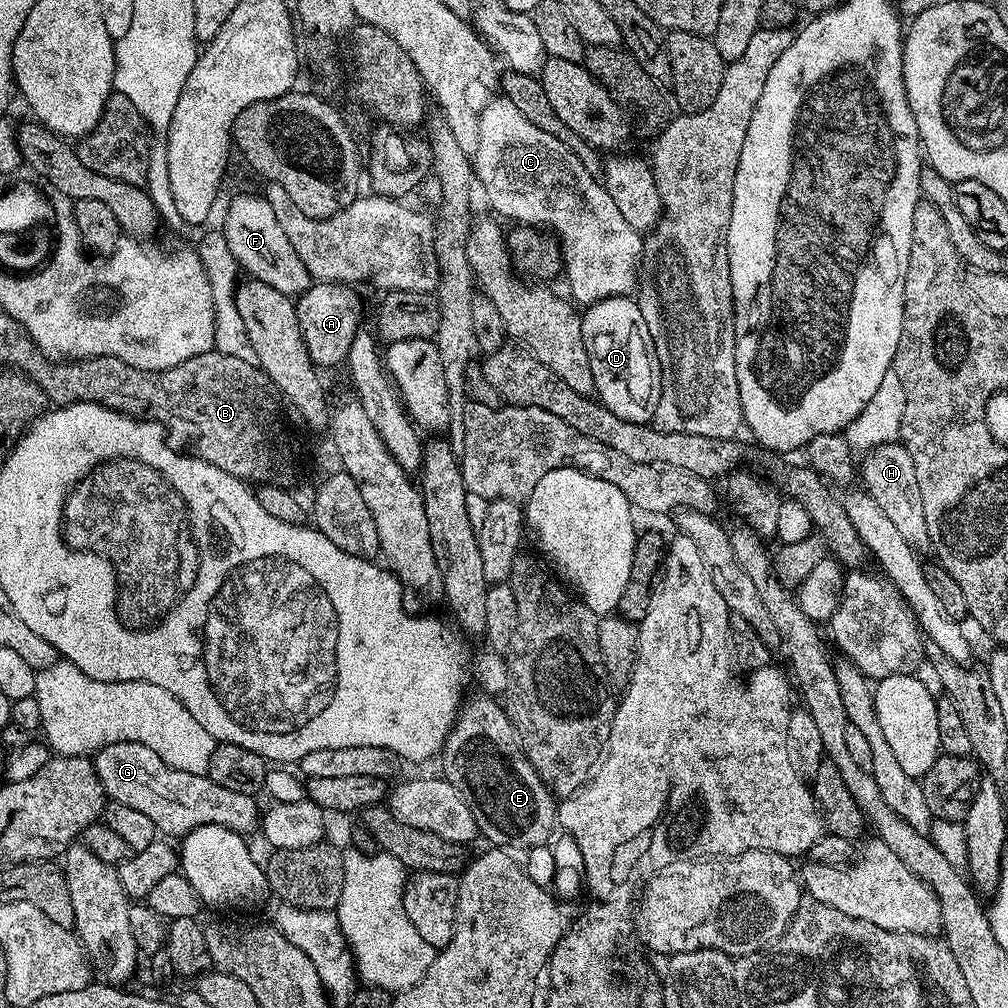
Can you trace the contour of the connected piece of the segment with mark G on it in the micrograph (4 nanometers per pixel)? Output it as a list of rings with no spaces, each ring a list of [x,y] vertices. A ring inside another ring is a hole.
[[[114,742],[95,753],[94,763],[105,797],[142,811],[153,822],[157,833],[165,837],[183,838],[203,824],[248,834],[255,824],[257,827],[261,823],[262,812],[256,809],[256,796],[226,790],[226,786],[218,786],[208,775],[174,770],[174,766],[162,762],[162,758],[158,758],[150,746],[142,746],[142,742]]]

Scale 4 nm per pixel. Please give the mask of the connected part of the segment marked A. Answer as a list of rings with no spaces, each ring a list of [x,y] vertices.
[[[313,282],[295,301],[298,326],[306,342],[306,350],[315,362],[317,369],[343,365],[348,358],[350,342],[354,342],[357,332],[361,331],[360,296],[355,287],[347,284],[326,284]]]

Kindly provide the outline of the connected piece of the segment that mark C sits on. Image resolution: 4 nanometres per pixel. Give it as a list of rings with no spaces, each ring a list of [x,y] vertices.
[[[493,98],[482,110],[482,114],[480,115],[480,145],[477,146],[474,153],[474,169],[475,179],[478,181],[479,187],[484,187],[485,198],[492,203],[494,211],[501,212],[501,214],[496,214],[503,217],[505,221],[507,221],[506,219],[514,220],[512,222],[515,222],[517,225],[527,225],[529,228],[550,230],[551,235],[555,237],[560,245],[563,256],[562,272],[565,277],[568,275],[568,288],[572,291],[573,296],[571,296],[571,299],[577,305],[587,306],[597,304],[599,300],[605,300],[611,296],[632,296],[637,291],[638,269],[644,254],[641,233],[632,228],[630,222],[626,222],[626,218],[622,218],[622,213],[618,210],[618,206],[614,206],[614,198],[610,198],[610,194],[604,188],[603,183],[594,179],[586,170],[586,166],[582,166],[582,162],[578,162],[578,154],[574,154],[574,150],[570,150],[562,142],[558,142],[558,138],[546,134],[546,130],[538,130],[538,126],[534,126],[534,122],[530,122],[526,118],[526,114],[522,114],[522,110],[518,110],[518,106],[514,106],[514,102],[510,102],[507,98]]]

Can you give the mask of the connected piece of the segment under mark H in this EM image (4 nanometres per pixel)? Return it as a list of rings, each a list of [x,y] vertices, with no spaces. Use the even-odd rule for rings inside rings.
[[[883,444],[877,448],[870,449],[863,453],[862,463],[858,468],[859,475],[864,476],[863,487],[870,498],[882,506],[882,514],[898,526],[902,538],[911,544],[913,549],[920,550],[920,547],[929,543],[928,531],[926,530],[926,514],[922,514],[922,494],[918,490],[918,474],[914,474],[914,458],[904,449],[903,444]]]

